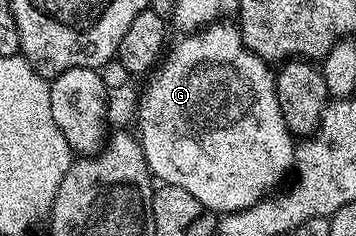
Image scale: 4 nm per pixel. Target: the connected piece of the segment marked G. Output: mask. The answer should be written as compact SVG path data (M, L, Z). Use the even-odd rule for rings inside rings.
M232 21L209 23L208 26L202 27L198 31L185 34L180 38L182 40L174 44L173 47L171 44L170 50L163 56L162 62L155 68L154 74L147 80L149 83L145 85L144 92L140 95L140 108L136 111L137 128L135 127L135 130L138 132L140 144L142 145L142 153L148 162L149 172L161 184L169 183L170 185L178 185L178 189L186 189L186 193L198 197L198 201L202 201L202 205L206 205L206 209L217 213L244 211L247 207L253 207L256 203L260 202L269 193L275 192L281 186L279 183L284 178L286 178L285 180L289 178L296 161L297 149L294 136L289 131L286 121L282 117L282 109L278 109L276 77L273 68L268 68L271 66L265 60L259 59L244 44L240 36L239 26L235 22L228 22Z

